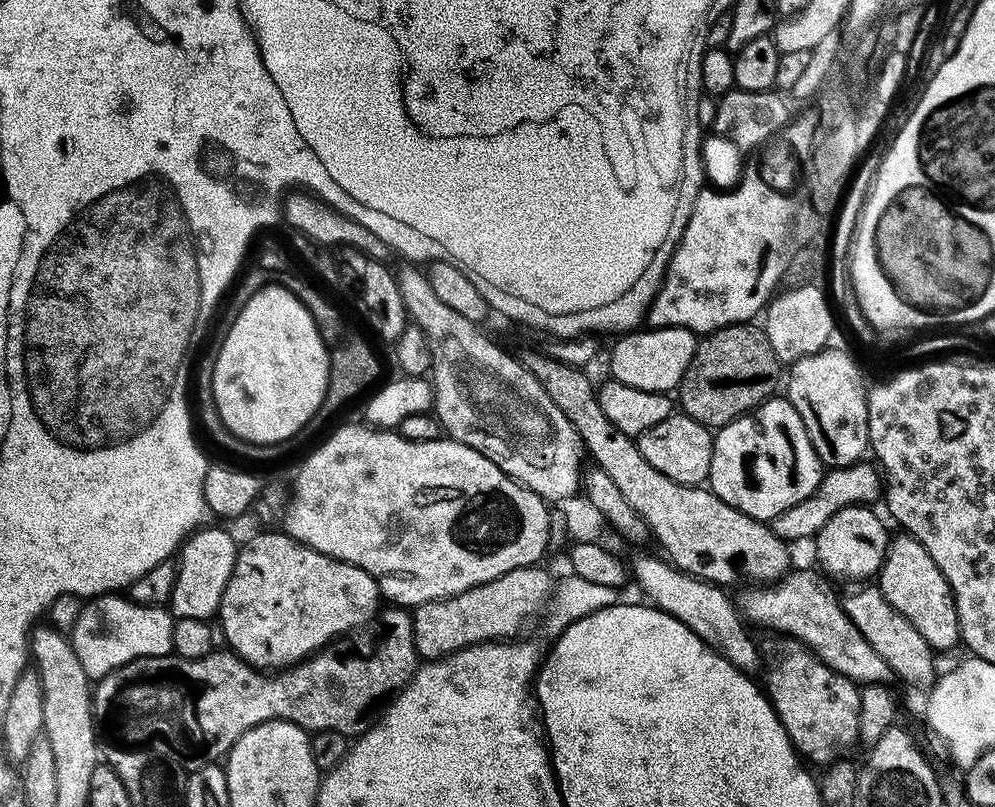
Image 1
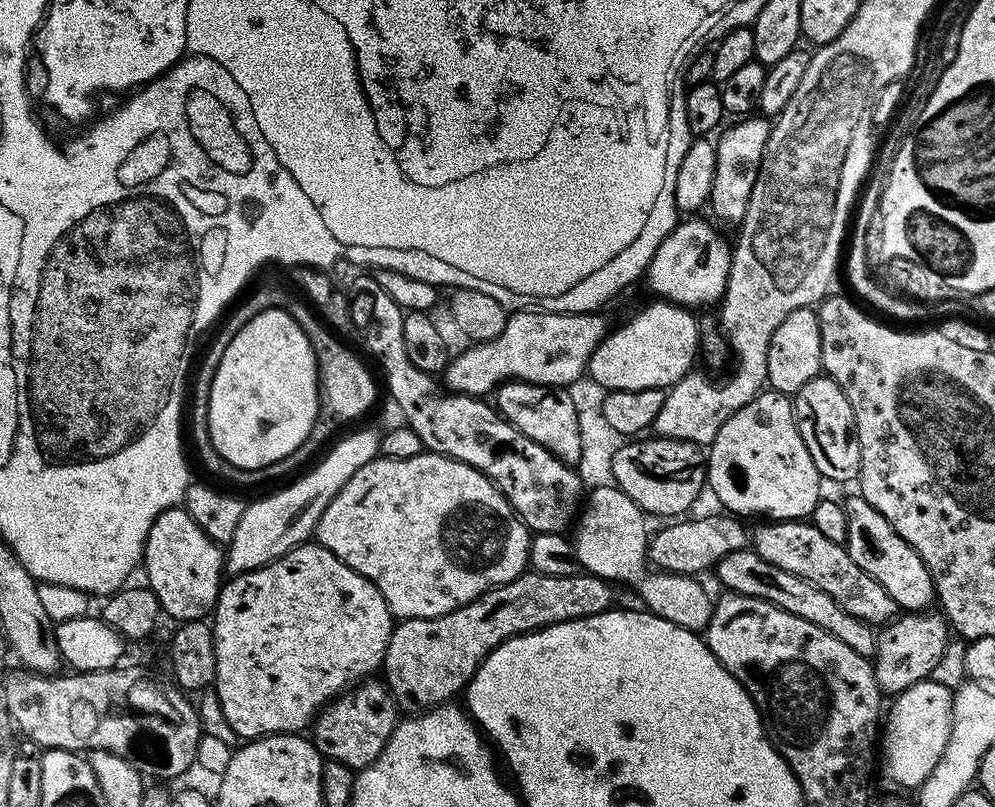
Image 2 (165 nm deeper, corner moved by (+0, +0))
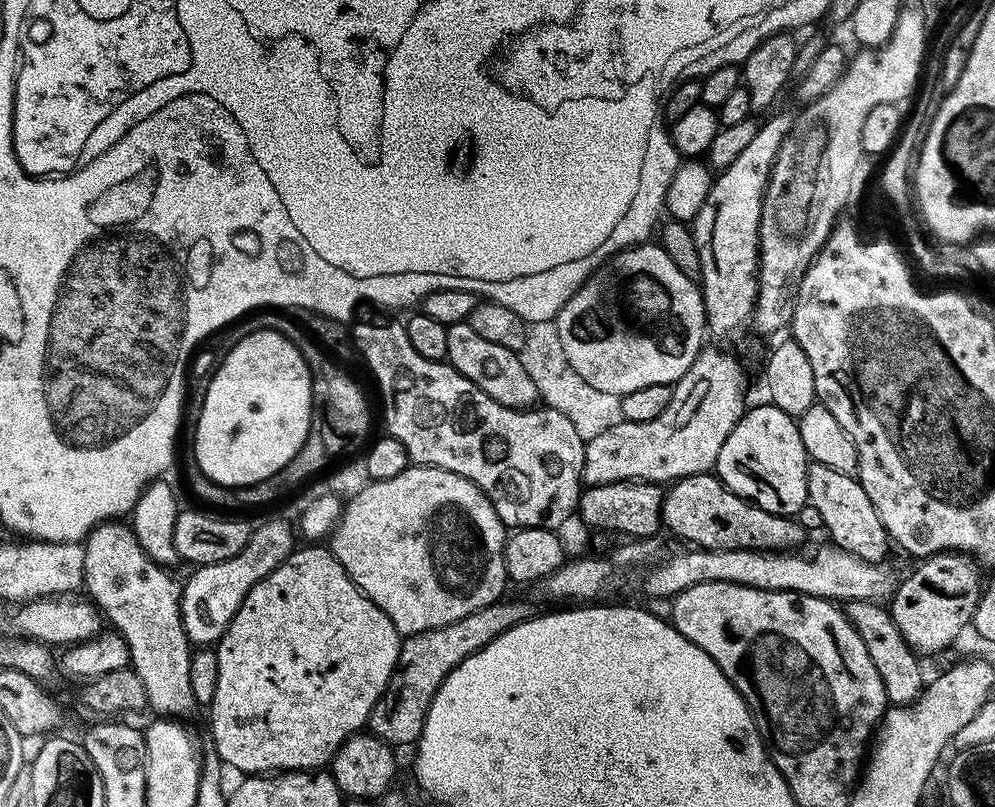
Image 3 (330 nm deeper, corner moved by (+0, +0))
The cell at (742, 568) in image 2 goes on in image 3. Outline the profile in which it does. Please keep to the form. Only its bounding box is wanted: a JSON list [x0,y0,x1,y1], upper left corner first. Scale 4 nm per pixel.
[846,600,926,706]

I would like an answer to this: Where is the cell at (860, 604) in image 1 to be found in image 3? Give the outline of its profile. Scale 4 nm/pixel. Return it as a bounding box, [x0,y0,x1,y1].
[660,472,806,552]

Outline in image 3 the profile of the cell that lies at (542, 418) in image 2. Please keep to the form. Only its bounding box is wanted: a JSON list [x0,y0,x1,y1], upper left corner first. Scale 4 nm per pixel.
[446,321,539,408]

